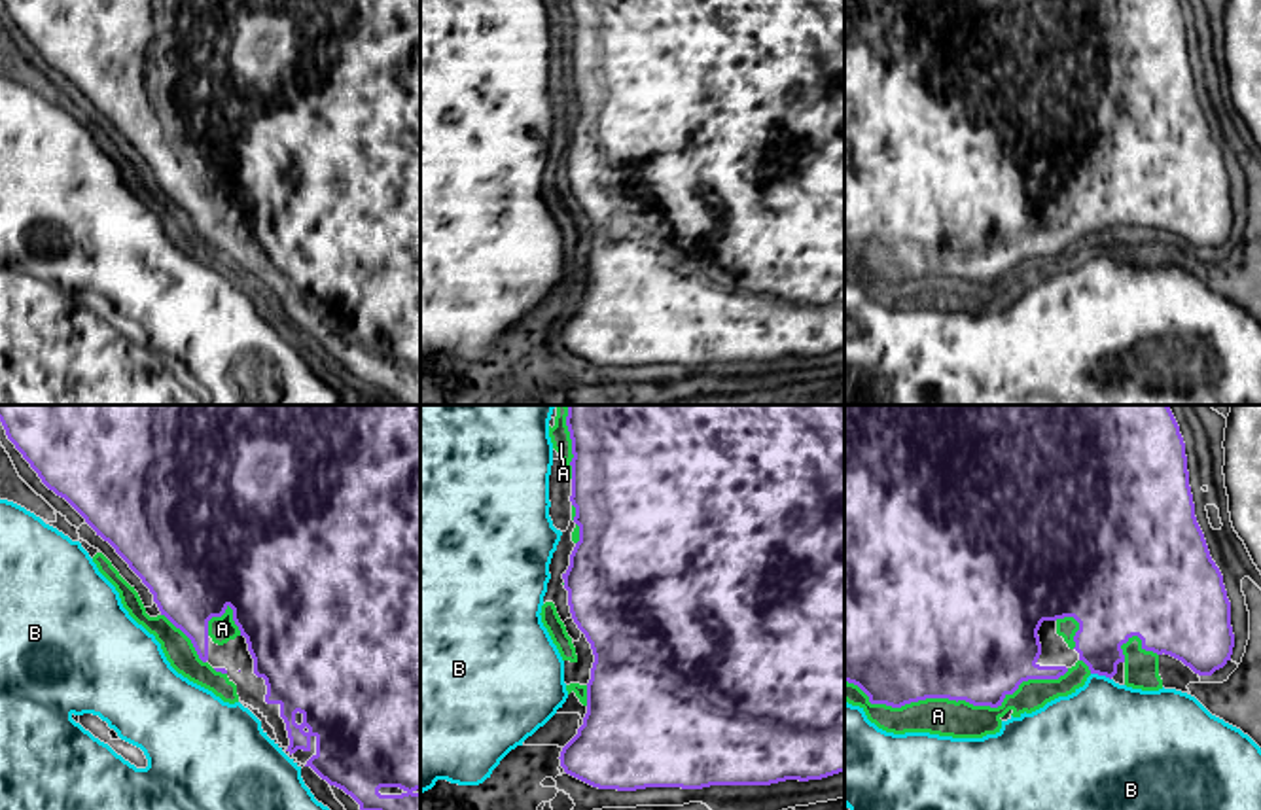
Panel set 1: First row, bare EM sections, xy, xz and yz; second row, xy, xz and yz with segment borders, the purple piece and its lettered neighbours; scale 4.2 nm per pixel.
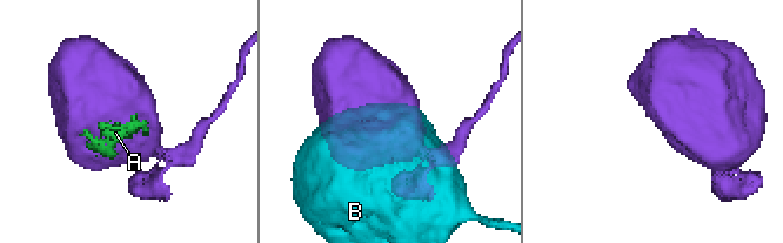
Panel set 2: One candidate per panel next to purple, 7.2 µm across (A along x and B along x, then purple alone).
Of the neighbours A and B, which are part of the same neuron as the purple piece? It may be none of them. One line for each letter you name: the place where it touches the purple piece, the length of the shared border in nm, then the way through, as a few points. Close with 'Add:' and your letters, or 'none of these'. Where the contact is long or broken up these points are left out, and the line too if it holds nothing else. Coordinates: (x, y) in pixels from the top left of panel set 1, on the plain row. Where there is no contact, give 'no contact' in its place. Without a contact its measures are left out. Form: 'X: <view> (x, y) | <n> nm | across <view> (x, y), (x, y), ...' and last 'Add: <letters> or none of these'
A: yz (955, 275) | 950 nm
Add: A

